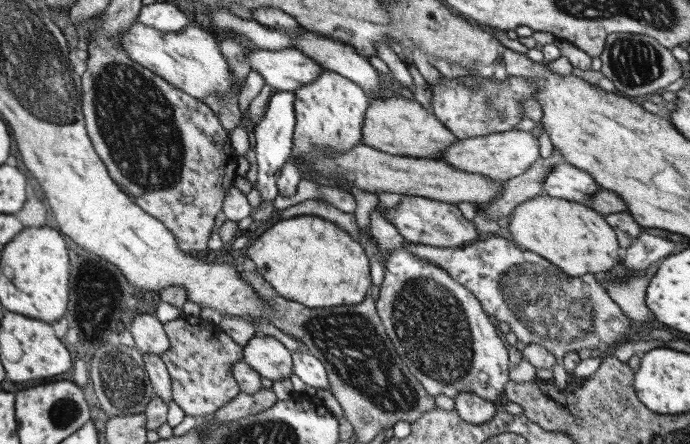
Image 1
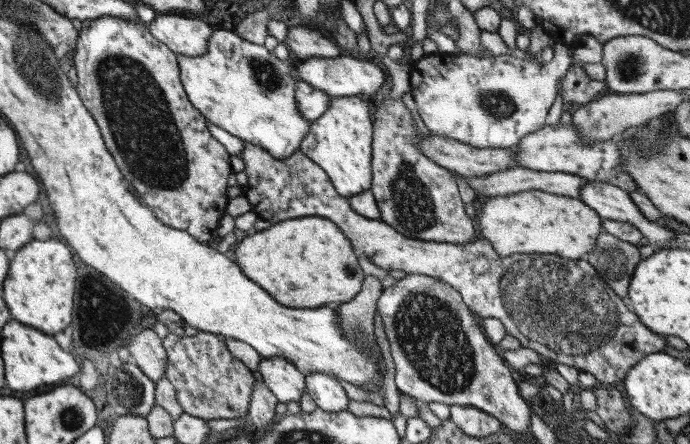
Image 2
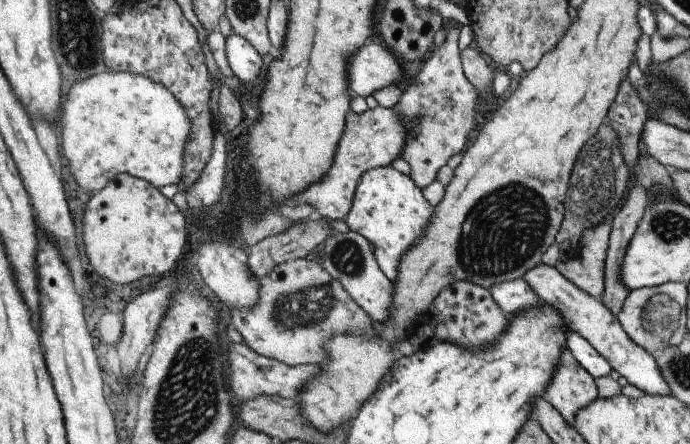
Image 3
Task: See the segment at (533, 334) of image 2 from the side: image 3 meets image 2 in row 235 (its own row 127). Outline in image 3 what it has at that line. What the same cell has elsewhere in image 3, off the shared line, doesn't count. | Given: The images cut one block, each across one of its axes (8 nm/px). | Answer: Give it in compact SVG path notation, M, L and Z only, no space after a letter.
M378 105L376 108L369 108L364 114L354 114L350 111L346 116L346 130L338 142L334 162L328 174L322 180L314 182L310 188L306 188L306 192L296 194L291 204L310 204L323 218L344 220L352 208L353 193L362 174L368 170L390 166L394 160L401 158L404 142L406 132L398 110Z

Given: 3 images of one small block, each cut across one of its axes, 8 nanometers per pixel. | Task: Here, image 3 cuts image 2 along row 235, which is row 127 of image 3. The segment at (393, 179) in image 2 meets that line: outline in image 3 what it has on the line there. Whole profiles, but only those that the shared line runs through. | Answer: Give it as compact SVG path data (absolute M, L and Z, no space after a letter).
M449 20L451 26L446 26L445 41L437 46L426 61L426 66L414 82L407 82L403 86L402 96L394 110L402 118L402 126L406 132L406 142L402 150L402 160L410 164L410 178L416 182L418 188L426 188L436 179L436 174L446 165L453 154L460 153L468 134L476 126L476 100L478 95L474 85L464 74L458 39L463 26L456 20Z

